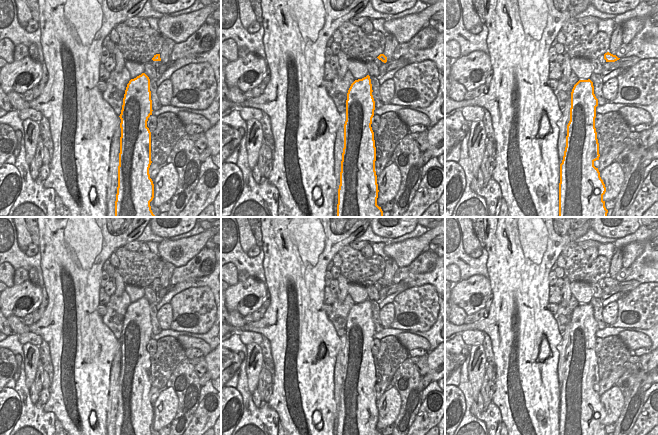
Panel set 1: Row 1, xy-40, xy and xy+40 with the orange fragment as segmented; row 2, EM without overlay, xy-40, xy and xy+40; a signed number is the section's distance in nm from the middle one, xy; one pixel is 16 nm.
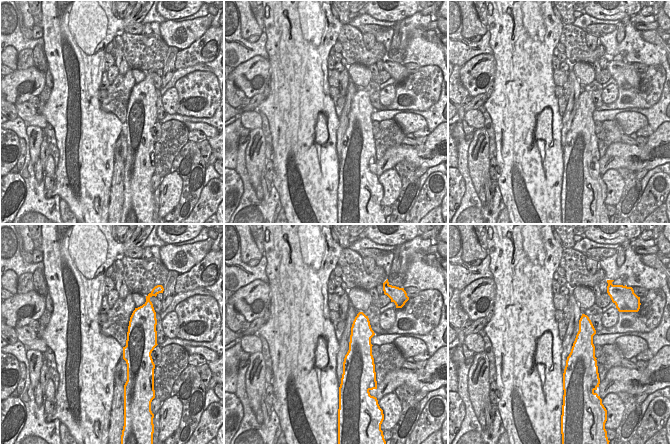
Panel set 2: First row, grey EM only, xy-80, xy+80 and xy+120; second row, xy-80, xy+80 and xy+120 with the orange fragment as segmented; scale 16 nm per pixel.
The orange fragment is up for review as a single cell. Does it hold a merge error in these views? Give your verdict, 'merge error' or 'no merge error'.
no merge error

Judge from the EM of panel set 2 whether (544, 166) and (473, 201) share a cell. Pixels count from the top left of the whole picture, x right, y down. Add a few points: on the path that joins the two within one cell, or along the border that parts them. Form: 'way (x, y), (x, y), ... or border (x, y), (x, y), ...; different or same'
border (497, 184), (505, 206); different

